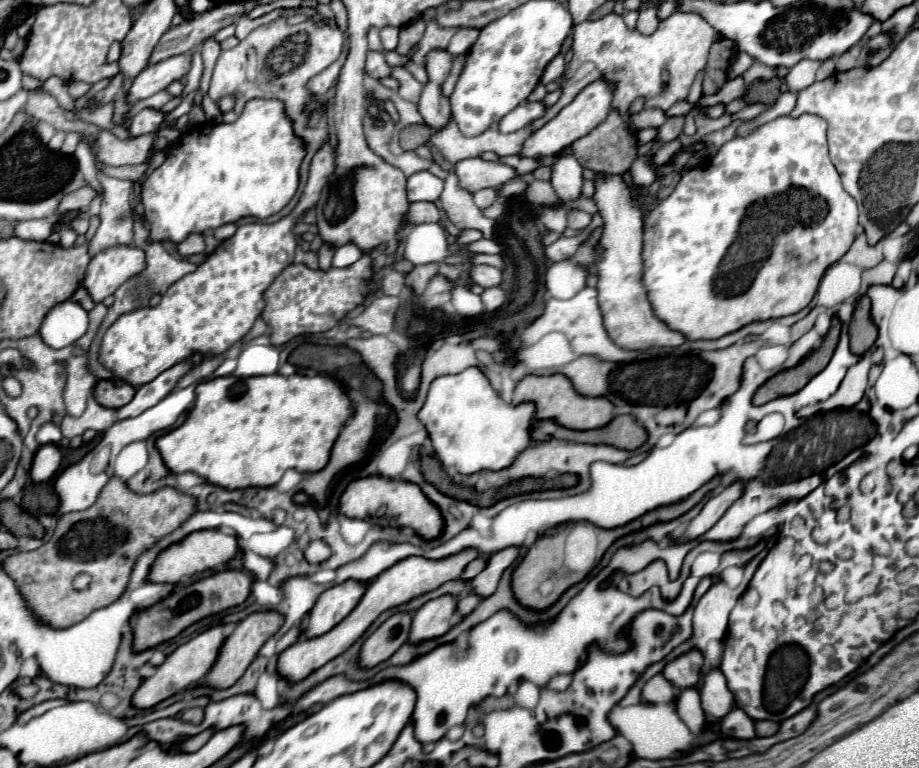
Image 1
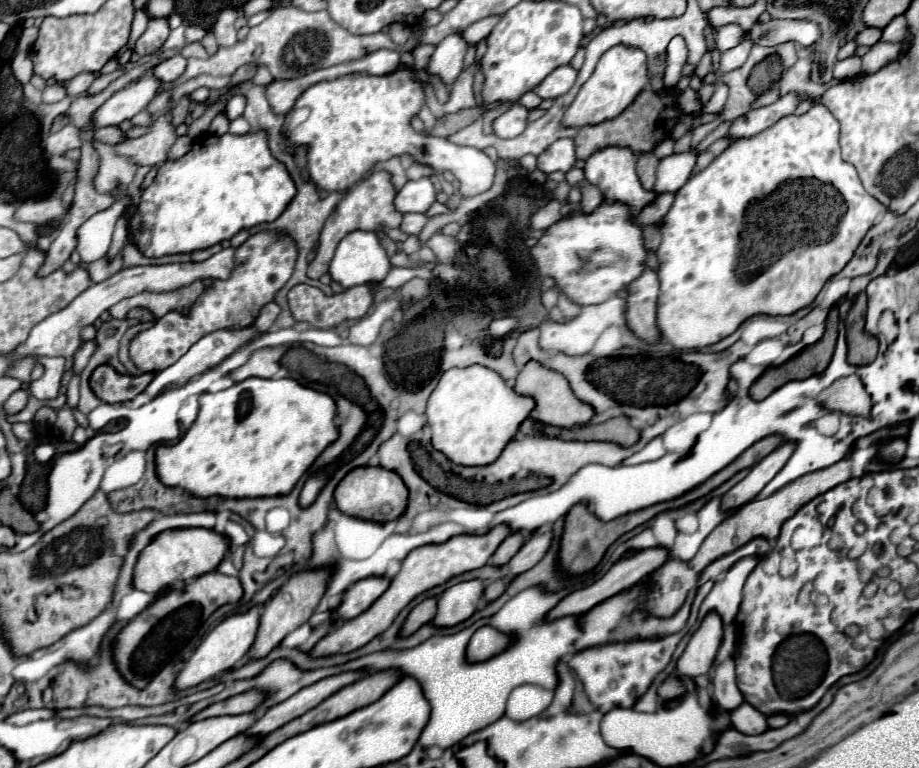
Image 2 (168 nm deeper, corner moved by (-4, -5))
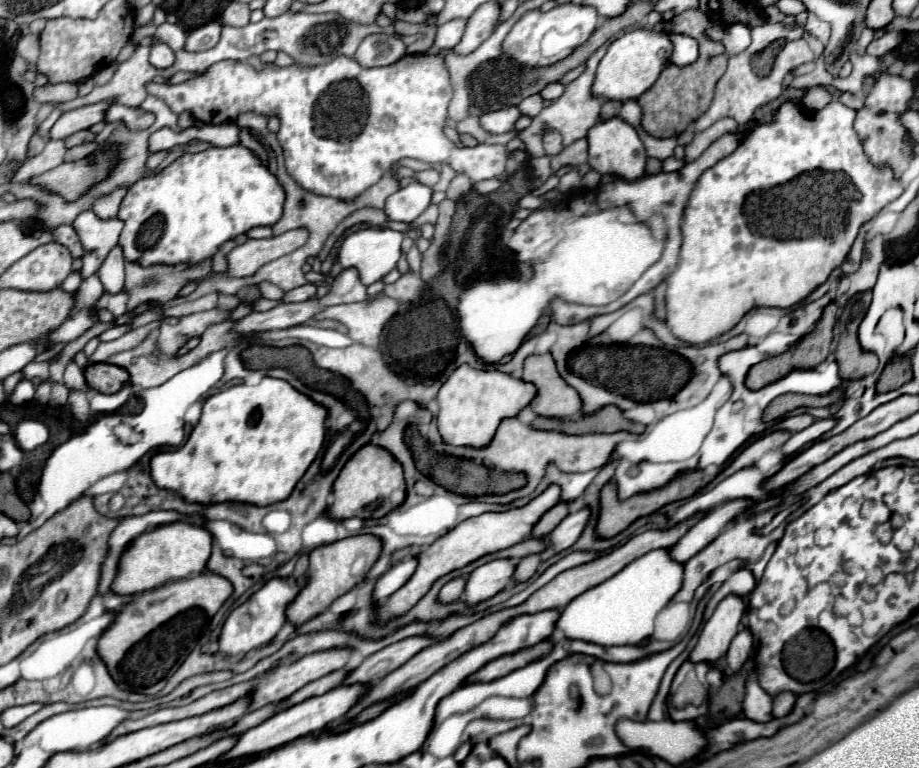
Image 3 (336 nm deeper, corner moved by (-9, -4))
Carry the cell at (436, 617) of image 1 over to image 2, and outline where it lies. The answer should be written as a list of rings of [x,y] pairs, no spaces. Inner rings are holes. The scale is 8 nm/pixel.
[[[482,579],[462,581],[446,589],[438,601],[438,613],[432,623],[438,627],[454,627],[466,621],[478,609],[482,595],[484,595]]]

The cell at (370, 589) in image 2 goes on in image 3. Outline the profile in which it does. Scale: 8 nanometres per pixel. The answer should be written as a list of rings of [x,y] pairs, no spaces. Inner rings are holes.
[[[409,558],[397,566],[393,566],[391,570],[387,570],[375,584],[373,590],[373,602],[383,602],[387,600],[393,592],[397,592],[415,572],[417,568],[417,558]]]

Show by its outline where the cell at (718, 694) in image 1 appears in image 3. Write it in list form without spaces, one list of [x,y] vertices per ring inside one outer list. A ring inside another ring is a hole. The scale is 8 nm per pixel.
[[[747,628],[741,630],[741,632],[733,638],[733,642],[731,642],[729,650],[727,650],[727,666],[729,666],[731,672],[739,672],[739,670],[741,670],[743,662],[745,662],[745,660],[749,658],[749,654],[751,654],[751,644],[753,644],[753,638],[751,638],[751,634],[749,634]]]

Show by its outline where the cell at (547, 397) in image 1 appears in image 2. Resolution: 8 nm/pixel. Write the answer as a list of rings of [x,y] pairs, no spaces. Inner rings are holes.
[[[528,361],[522,371],[516,377],[516,393],[520,395],[530,395],[536,401],[536,407],[532,409],[530,417],[536,421],[542,421],[546,425],[556,425],[556,427],[574,427],[574,425],[582,425],[588,423],[594,417],[592,407],[588,407],[588,403],[576,399],[576,395],[572,393],[568,381],[564,375],[560,375],[554,369],[544,367],[538,361]]]

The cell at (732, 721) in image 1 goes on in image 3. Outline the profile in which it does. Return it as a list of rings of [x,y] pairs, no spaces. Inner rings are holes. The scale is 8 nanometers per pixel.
[[[751,672],[749,680],[747,680],[745,700],[743,700],[743,716],[753,722],[769,722],[773,718],[771,706],[773,706],[773,698],[769,698],[769,694],[765,694],[765,690],[761,690],[761,686],[757,682],[757,674]]]

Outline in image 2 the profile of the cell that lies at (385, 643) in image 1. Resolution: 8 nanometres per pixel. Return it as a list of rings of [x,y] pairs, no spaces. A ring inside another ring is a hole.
[[[428,597],[422,603],[418,603],[410,611],[410,615],[408,615],[408,619],[406,619],[404,627],[402,627],[402,633],[410,635],[416,629],[420,629],[424,623],[430,623],[434,619],[434,615],[436,615],[436,605],[438,605],[438,597]]]

